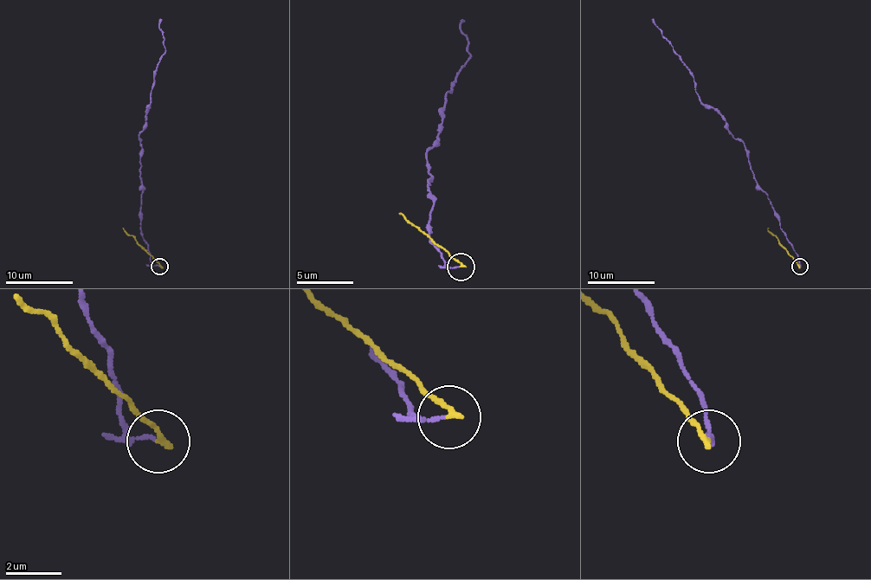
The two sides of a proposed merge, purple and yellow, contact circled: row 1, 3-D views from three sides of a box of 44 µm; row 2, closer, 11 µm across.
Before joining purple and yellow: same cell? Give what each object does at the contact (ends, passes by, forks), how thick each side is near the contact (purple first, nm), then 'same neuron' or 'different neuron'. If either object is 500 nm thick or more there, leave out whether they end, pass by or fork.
purple passes by; yellow ends there; 90 nm thick on the purple side, 200 nm on the other; different neuron

